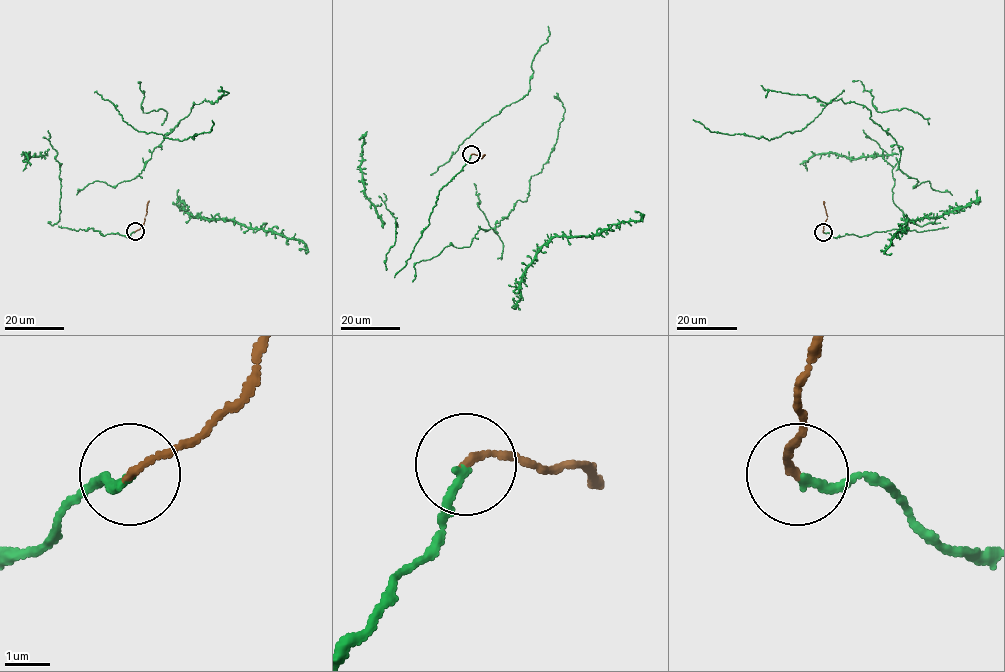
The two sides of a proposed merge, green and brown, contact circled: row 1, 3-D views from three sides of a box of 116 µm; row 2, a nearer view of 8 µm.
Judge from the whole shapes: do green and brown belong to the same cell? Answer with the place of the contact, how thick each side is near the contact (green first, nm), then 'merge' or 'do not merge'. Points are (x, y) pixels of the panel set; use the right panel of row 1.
(823, 232) | 190/150 nm | merge

